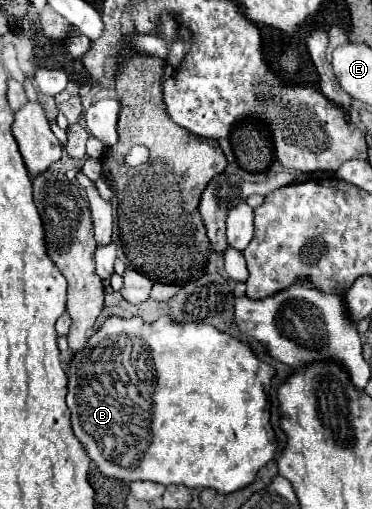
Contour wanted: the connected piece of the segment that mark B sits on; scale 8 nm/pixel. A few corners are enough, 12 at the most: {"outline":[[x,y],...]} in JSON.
{"outline":[[108,317],[68,365],[106,477],[232,493],[276,369],[206,323]]}

